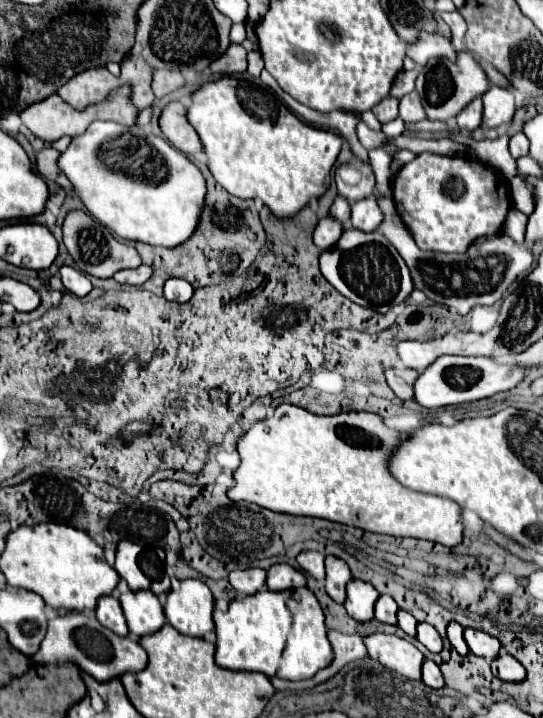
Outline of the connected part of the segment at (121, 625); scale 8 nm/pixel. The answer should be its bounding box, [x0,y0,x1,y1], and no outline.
[95,594,129,636]

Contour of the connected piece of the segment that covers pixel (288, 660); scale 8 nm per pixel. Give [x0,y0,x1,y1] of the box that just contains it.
[213,588,333,678]

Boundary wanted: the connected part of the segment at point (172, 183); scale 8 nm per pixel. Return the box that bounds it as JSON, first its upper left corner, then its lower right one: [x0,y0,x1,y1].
[59,120,207,248]

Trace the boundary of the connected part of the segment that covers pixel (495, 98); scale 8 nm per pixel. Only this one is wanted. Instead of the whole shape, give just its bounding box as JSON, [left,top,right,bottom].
[481,84,515,128]

